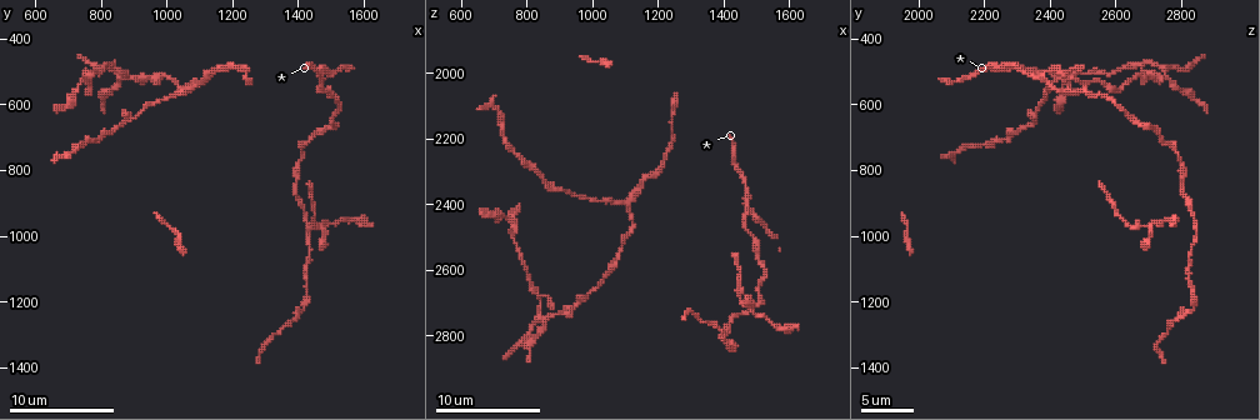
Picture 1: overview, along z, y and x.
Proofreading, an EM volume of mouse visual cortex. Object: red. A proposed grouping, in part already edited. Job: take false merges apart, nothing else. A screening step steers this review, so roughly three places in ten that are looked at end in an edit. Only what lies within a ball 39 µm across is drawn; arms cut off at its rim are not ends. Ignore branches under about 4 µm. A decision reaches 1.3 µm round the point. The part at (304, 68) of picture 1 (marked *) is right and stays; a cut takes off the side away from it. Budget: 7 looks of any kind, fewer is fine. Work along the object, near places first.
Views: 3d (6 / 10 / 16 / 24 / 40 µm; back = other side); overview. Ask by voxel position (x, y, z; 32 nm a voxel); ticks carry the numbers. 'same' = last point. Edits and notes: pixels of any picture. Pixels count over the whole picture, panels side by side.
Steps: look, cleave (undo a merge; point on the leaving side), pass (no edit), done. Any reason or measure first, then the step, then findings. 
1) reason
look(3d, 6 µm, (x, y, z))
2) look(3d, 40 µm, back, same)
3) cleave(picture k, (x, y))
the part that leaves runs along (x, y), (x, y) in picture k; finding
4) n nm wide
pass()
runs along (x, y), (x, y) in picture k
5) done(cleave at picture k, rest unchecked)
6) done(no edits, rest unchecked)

three-way junction
look(3d, 10 µm, (850, 520, 2750))

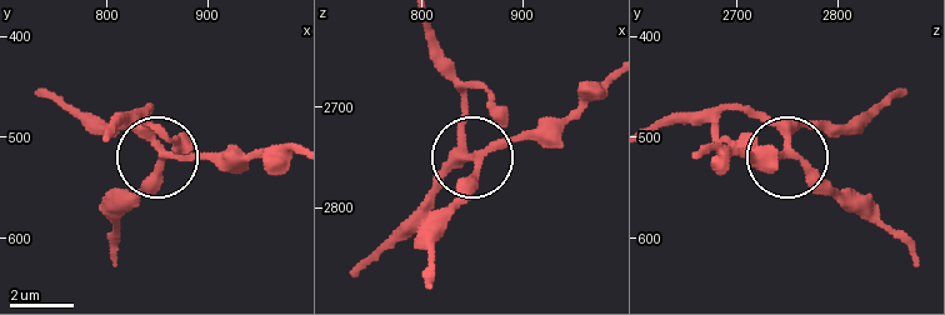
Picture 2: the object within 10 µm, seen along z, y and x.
side arm 6 µm
pass()
runs along (294, 151), (165, 154), (141, 205) in picture 2; continuous, no second cell

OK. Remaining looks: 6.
three arms meet
look(3d, 6 µm, (1100, 530, 2390))

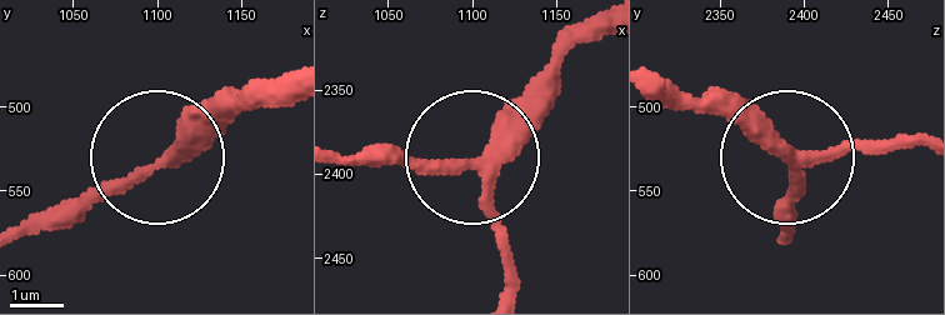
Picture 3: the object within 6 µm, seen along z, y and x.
from behind
look(3d, 6 µm, back, (1100, 534, 2398))

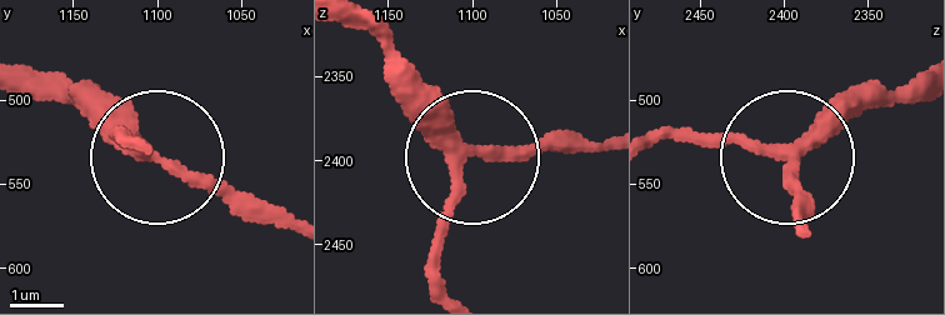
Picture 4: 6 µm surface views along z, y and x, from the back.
side arm 33 µm; 3 arms
pass()
continuous, no second cell

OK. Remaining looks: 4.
thin neck
look(3d, 6 µm, (1420, 930, 2830))

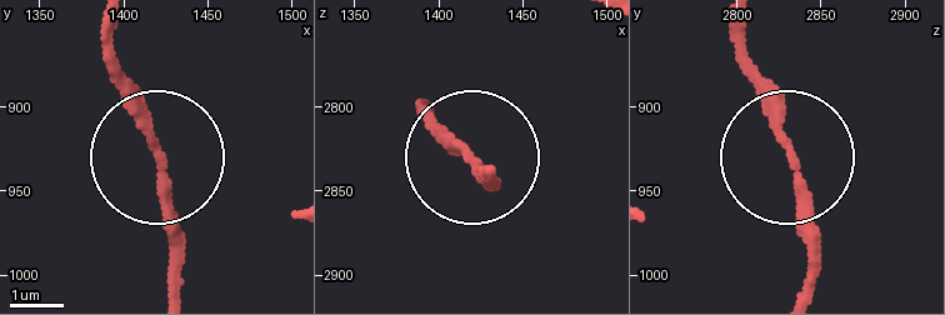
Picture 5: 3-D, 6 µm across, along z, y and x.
pass()
runs along (746, 23), (755, 90), (800, 184), (814, 286) in picture 5; continuous, no second cell

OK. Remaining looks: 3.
done(no edits, rest unchecked)

